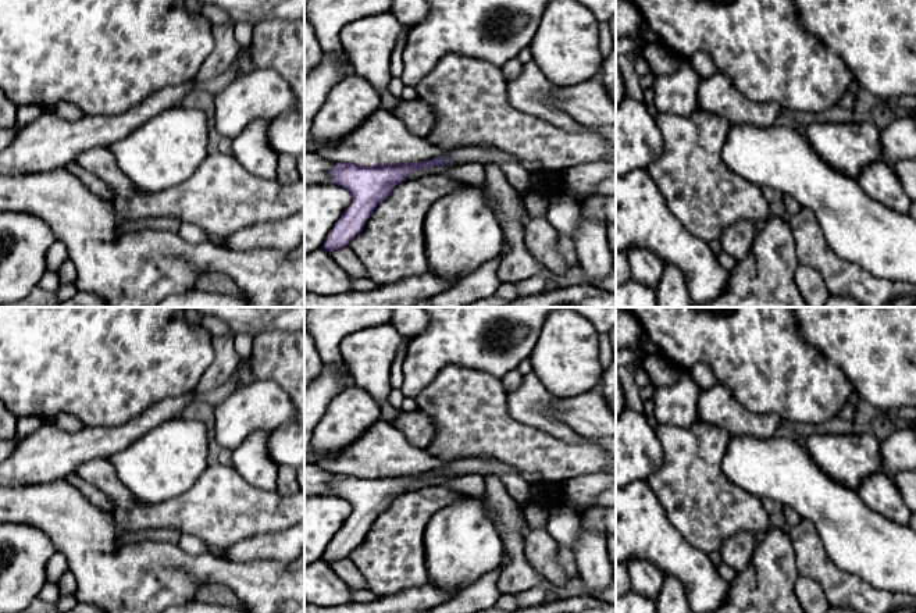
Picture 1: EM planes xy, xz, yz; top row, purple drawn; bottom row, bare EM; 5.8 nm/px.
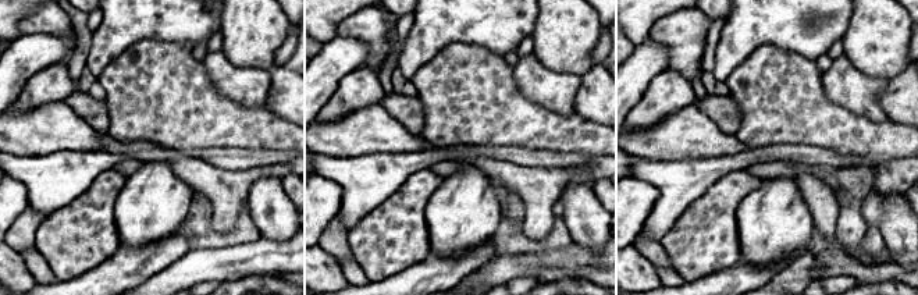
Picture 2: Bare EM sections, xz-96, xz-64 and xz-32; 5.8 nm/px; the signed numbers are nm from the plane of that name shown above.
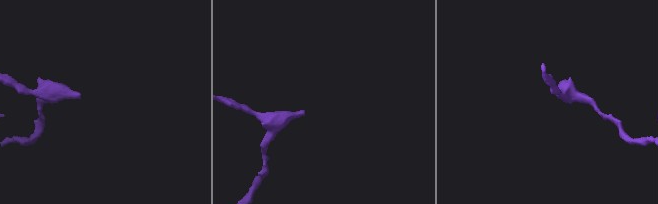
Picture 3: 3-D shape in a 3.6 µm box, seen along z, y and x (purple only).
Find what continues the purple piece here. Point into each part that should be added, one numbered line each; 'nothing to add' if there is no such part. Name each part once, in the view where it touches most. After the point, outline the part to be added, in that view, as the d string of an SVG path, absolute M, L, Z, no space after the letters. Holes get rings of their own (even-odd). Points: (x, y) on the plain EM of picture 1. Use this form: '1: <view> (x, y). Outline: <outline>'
1: xz (463, 466). Outline: M461 457L446 464L448 477L459 477L466 474L477 475L498 475L503 477L505 474L521 475L521 473L512 464L503 463L493 459L481 459L481 457Z

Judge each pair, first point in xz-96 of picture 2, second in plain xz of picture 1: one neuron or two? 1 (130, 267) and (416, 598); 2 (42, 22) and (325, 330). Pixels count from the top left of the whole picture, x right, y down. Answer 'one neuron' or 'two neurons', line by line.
1: one neuron
2: two neurons

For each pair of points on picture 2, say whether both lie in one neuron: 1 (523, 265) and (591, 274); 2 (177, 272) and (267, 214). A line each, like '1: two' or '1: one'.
1: two
2: two

